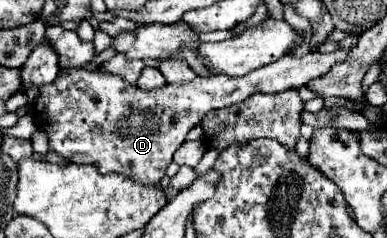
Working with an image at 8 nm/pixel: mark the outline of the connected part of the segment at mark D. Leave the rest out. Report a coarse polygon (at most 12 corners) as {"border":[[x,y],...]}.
{"border":[[351,49],[141,91],[69,67],[31,115],[63,159],[159,185],[209,111],[275,95]]}

